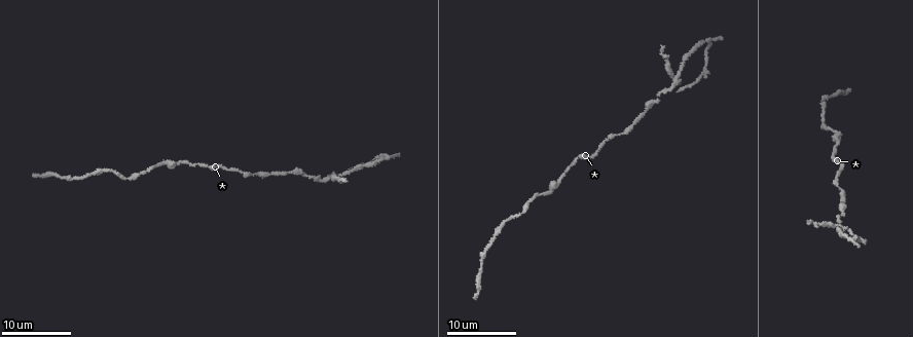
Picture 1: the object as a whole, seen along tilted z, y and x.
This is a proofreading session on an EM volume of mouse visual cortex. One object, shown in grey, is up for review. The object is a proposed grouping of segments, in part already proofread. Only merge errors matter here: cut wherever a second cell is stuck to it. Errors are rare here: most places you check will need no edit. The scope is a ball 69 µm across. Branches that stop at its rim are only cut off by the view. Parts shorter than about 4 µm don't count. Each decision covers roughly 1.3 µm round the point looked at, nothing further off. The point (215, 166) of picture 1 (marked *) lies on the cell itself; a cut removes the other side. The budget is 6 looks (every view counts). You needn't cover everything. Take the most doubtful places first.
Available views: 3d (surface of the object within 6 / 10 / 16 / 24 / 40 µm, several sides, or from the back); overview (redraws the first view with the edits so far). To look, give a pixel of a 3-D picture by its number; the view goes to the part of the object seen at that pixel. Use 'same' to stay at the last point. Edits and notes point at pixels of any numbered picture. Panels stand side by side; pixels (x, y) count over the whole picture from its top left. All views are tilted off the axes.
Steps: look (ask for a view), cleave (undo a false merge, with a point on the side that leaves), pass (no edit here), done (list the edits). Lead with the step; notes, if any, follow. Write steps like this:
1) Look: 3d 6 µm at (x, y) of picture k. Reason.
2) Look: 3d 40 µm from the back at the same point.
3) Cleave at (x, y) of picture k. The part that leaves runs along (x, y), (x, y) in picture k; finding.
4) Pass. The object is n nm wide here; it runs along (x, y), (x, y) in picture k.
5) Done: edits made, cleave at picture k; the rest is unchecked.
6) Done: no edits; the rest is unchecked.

Look: 3d 16 µm at (676, 77) of picture 1. Looks like a crossing.

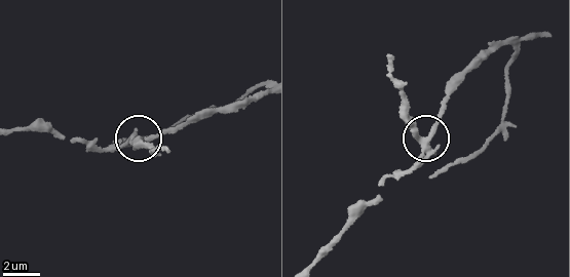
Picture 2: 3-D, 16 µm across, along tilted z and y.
Look: 3d 10 µm at (427, 136) of picture 2.

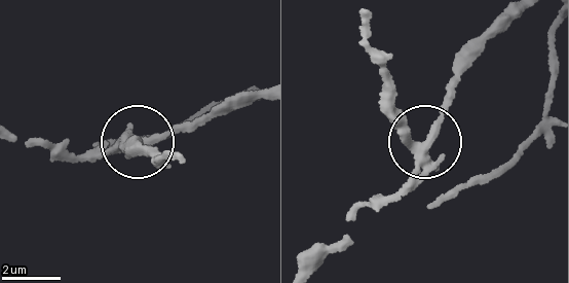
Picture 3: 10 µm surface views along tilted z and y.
Look: 3d 6 µm at (424, 141) of picture 3.

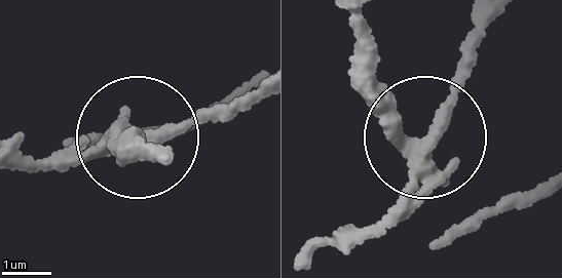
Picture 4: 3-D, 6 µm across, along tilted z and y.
Cleave at (126, 137) of picture 4. The object is 300 nm wide here; the part that leaves runs along (420, 170), (360, 22) in picture 4; two cells meet here.

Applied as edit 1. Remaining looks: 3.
Look: overview.

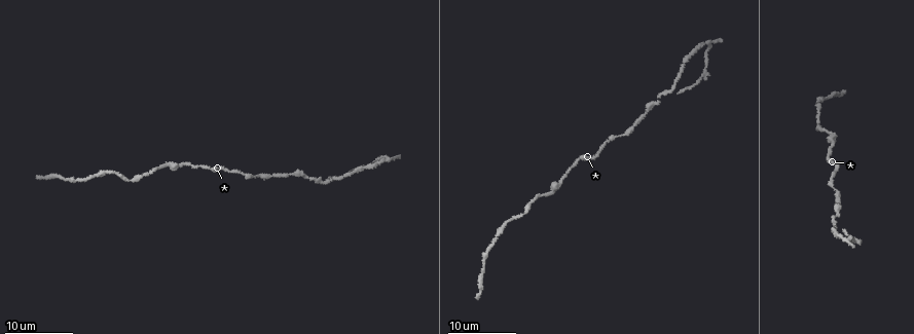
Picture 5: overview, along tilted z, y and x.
Look: 3d 16 µm at (644, 113) of picture 5. Narrows sharply.

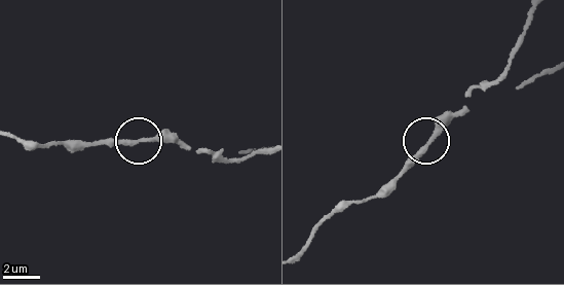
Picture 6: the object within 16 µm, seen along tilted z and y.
Look: 3d 6 µm at (433, 137) of picture 6. Closer look.

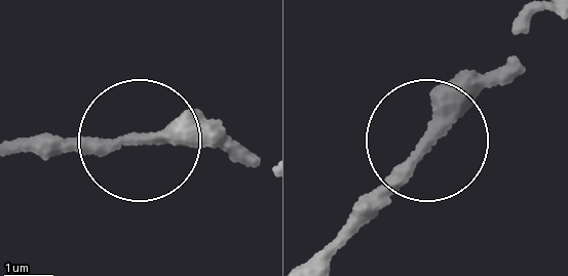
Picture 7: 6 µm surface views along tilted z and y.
Pass. It runs along (326, 267), (509, 66) in picture 7; continuous, no second cell.

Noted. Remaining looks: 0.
Done: edits made, cleave at picture 4; the rest is unchecked.

